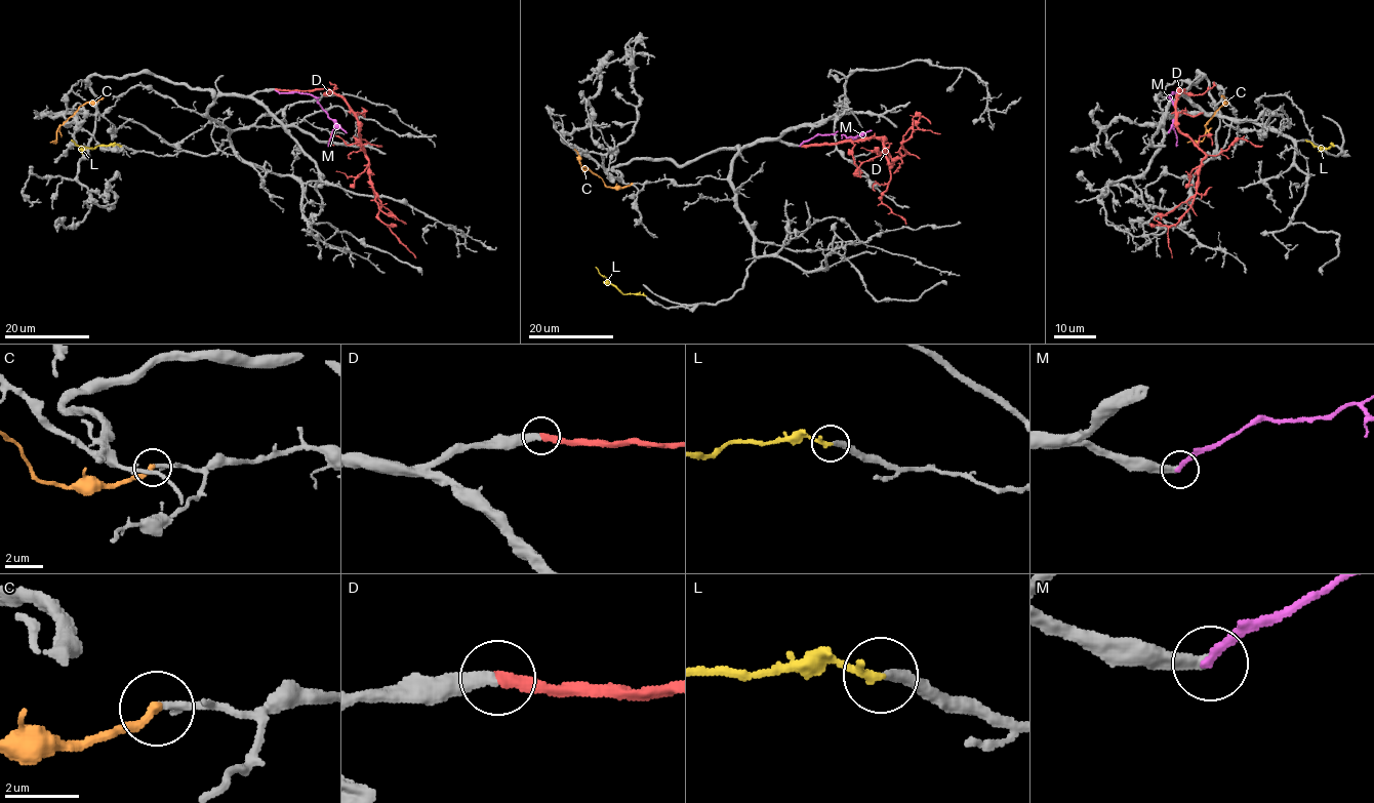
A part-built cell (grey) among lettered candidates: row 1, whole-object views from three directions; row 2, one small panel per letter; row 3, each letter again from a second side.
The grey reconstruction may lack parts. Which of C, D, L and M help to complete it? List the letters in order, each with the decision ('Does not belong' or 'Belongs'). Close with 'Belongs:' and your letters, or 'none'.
C: Belongs
D: Belongs
L: Belongs
M: Does not belong
Belongs: C, D, L

